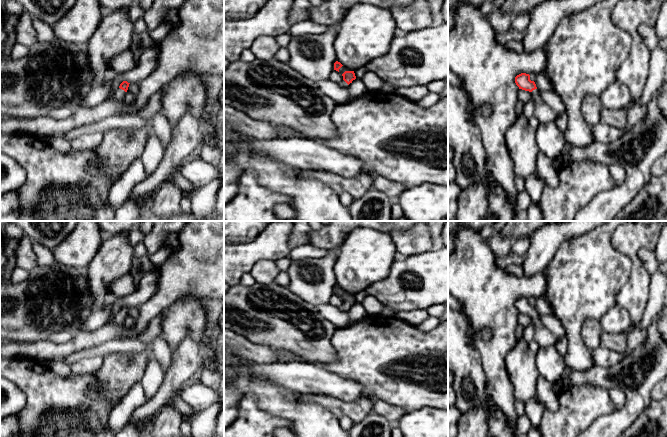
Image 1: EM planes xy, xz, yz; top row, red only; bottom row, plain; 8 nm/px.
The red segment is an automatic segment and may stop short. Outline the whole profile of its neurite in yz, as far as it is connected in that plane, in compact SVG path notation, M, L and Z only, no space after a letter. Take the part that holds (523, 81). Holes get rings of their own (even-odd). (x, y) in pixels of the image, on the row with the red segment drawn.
M521 73L517 75L515 83L519 89L529 91L532 94L533 102L535 103L534 116L538 119L539 123L548 123L556 119L557 113L541 99L536 84L530 80L529 74Z

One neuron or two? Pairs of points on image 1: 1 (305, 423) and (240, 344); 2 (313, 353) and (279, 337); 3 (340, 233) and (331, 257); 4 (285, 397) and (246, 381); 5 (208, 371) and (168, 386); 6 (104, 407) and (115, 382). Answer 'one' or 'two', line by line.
1: two
2: one
3: two
4: one
5: two
6: two

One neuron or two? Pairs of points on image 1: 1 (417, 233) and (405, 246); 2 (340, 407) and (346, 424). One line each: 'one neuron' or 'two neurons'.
1: one neuron
2: two neurons

